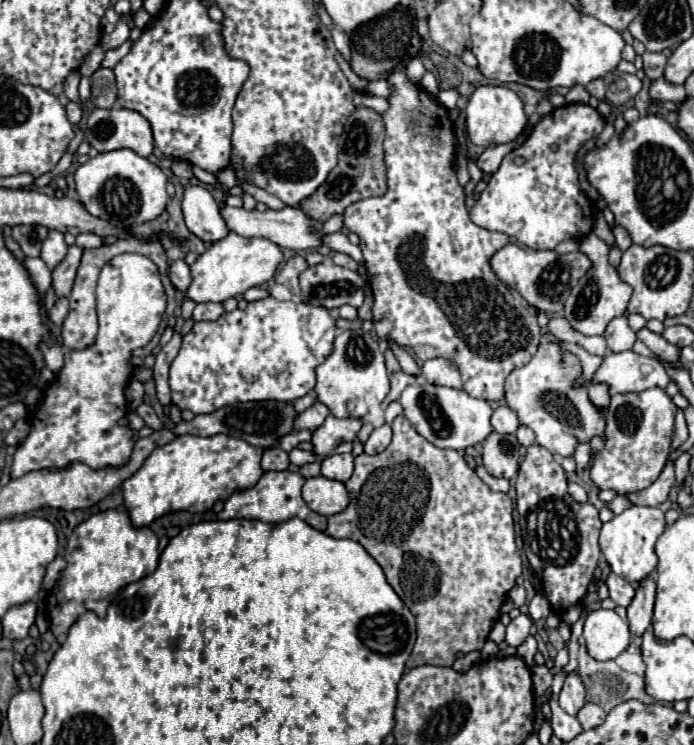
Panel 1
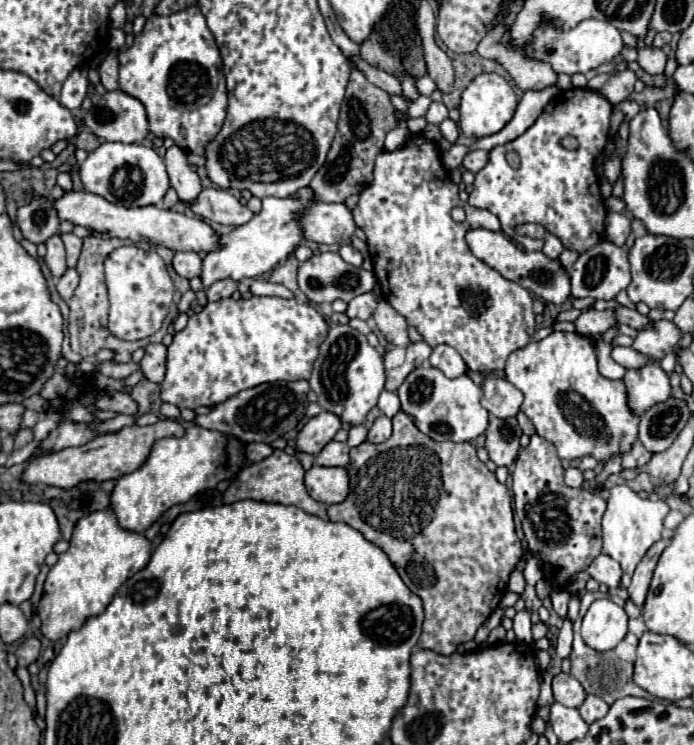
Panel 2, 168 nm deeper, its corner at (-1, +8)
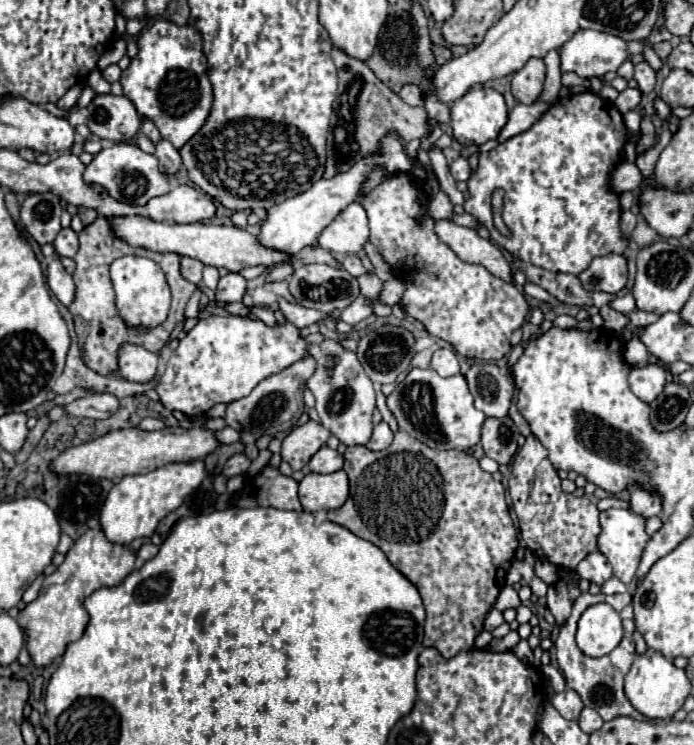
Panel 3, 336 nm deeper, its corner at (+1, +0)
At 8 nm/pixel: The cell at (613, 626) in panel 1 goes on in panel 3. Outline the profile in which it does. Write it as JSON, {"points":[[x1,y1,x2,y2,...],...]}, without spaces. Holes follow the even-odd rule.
{"points":[[593,604,577,624,577,646,587,656,605,656,623,638,621,616,609,604]]}

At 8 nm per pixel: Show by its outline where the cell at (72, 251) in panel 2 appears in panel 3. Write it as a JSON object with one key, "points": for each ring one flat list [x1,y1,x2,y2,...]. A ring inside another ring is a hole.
{"points":[[63,228,59,232,59,236,55,238,53,242,55,250,59,256,67,256,67,258,73,258,79,250,79,238,77,238,77,232,73,232,73,228]]}

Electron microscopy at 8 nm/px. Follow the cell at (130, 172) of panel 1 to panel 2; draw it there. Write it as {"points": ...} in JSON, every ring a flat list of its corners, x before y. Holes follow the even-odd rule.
{"points":[[103,142,97,150,93,150,87,160,79,166,81,182,87,192,103,196,115,206,137,208,159,204,169,190,169,176,165,170,165,162,159,154,143,144,123,144,123,142]]}

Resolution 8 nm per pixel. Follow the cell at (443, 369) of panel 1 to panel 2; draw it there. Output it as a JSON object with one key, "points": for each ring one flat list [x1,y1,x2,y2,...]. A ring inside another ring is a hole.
{"points":[[447,344,435,346,429,362,433,368,439,368,447,378,457,378,467,372,467,366,465,366,463,358,459,356,459,352]]}

